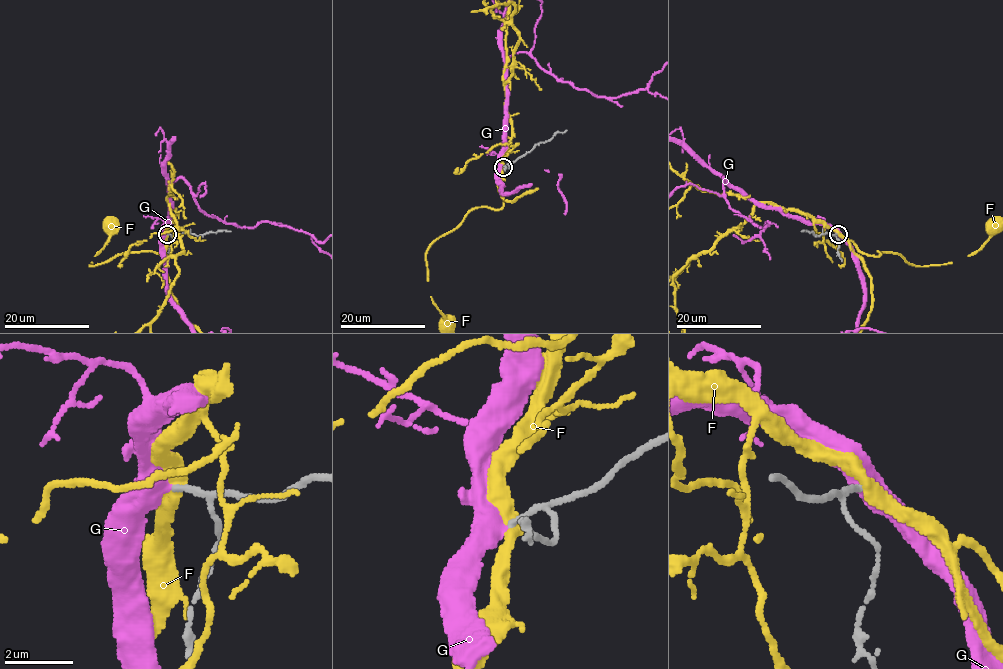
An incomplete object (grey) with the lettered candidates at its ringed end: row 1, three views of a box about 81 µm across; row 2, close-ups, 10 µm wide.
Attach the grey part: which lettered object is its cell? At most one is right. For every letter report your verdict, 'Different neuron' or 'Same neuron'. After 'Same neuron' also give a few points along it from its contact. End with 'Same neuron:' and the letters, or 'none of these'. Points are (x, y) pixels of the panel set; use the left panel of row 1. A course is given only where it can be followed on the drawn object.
F: Different neuron
G: Same neuron
Same neuron: G

